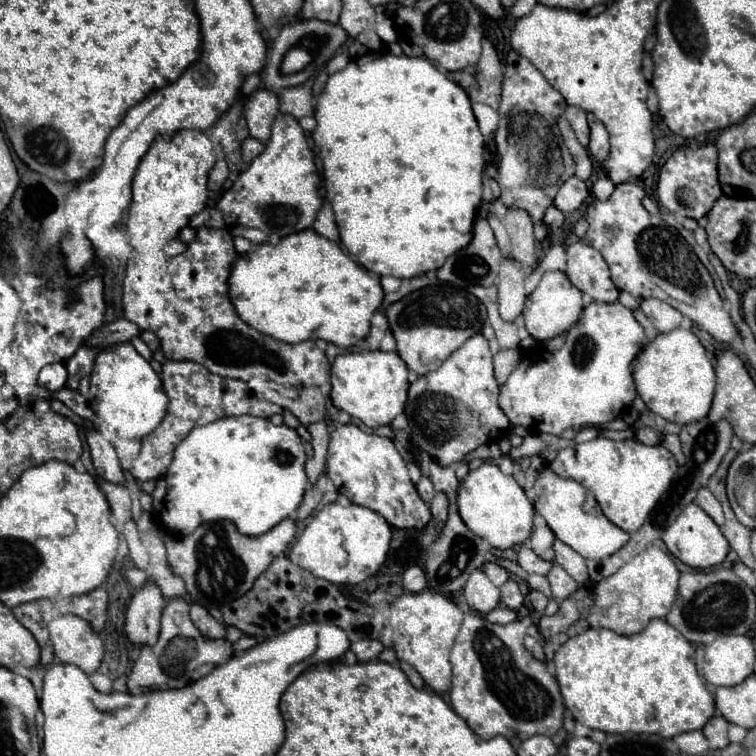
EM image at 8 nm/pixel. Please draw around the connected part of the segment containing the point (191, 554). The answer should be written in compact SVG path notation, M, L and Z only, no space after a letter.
M227 520L201 524L195 532L167 542L167 562L175 576L185 582L187 594L195 604L219 608L251 590L255 576L263 572L271 560L283 554L295 536L295 522L283 520L263 536L243 536Z

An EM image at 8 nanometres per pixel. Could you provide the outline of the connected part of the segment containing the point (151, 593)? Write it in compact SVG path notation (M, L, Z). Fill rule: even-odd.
M149 582L129 602L125 612L125 634L135 646L153 646L159 638L159 620L165 598L161 590Z

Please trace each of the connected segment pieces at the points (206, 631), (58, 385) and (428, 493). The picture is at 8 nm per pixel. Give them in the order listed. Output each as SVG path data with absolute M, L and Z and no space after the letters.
M191 614L191 620L193 624L199 628L199 632L205 636L205 638L223 638L225 636L225 626L219 624L215 618L211 618L209 614Z
M61 362L47 364L47 366L39 372L39 378L37 378L39 386L43 386L43 388L47 388L47 390L51 390L51 392L61 390L63 384L65 384L65 380L67 380L67 370L65 370L65 364L61 364Z
M423 476L423 478L417 482L417 492L419 492L419 496L421 496L427 504L431 502L435 490L433 490L433 484L431 484L431 480L429 480L427 476Z

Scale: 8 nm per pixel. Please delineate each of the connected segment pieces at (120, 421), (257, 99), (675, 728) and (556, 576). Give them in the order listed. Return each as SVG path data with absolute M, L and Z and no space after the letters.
M131 342L103 348L103 352L99 352L95 358L89 380L91 380L89 394L91 400L95 402L99 420L119 438L137 440L141 436L151 434L161 424L167 412L167 394L163 392L163 384L157 372L143 356L137 354Z
M267 88L255 90L245 104L245 120L251 136L261 142L267 142L277 112L279 112L279 98Z
M663 618L651 620L643 632L633 636L621 636L605 628L589 628L583 634L569 638L555 652L553 663L557 668L561 695L573 718L607 734L657 732L665 738L673 738L681 732L703 728L703 724L715 712L715 700L695 670L695 648Z
M553 564L553 568L549 570L547 578L549 578L549 584L551 584L553 596L559 598L559 600L571 596L577 590L577 582L559 564Z

